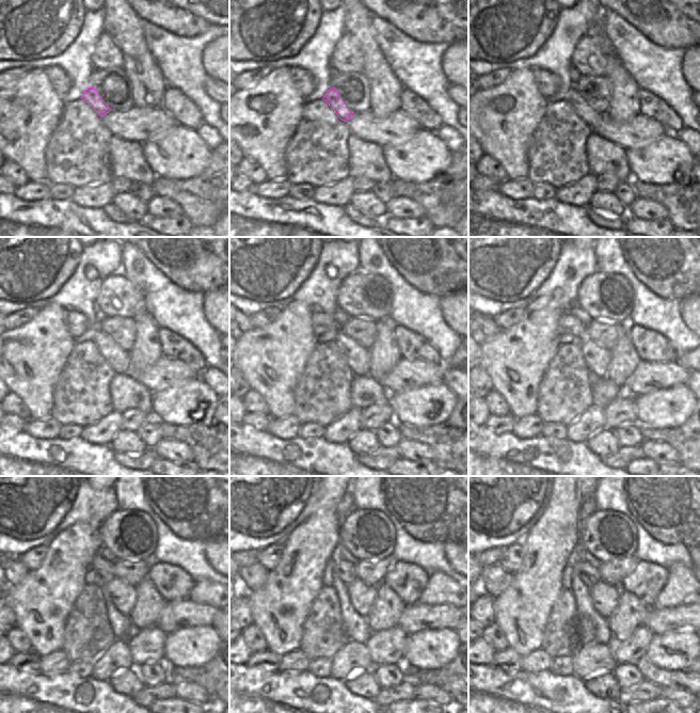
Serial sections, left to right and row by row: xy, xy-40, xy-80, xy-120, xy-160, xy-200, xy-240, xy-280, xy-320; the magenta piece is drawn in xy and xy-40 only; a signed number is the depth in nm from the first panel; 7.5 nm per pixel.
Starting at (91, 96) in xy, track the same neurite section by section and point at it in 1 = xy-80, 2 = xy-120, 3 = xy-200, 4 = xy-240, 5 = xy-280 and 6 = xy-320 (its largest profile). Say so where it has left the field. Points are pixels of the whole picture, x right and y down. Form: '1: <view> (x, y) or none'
1: xy-80 (590, 116)
2: xy-120 (118, 359)
3: xy-200 (598, 358)
4: xy-240 (123, 595)
5: xy-280 (362, 596)
6: xy-320 (605, 597)

